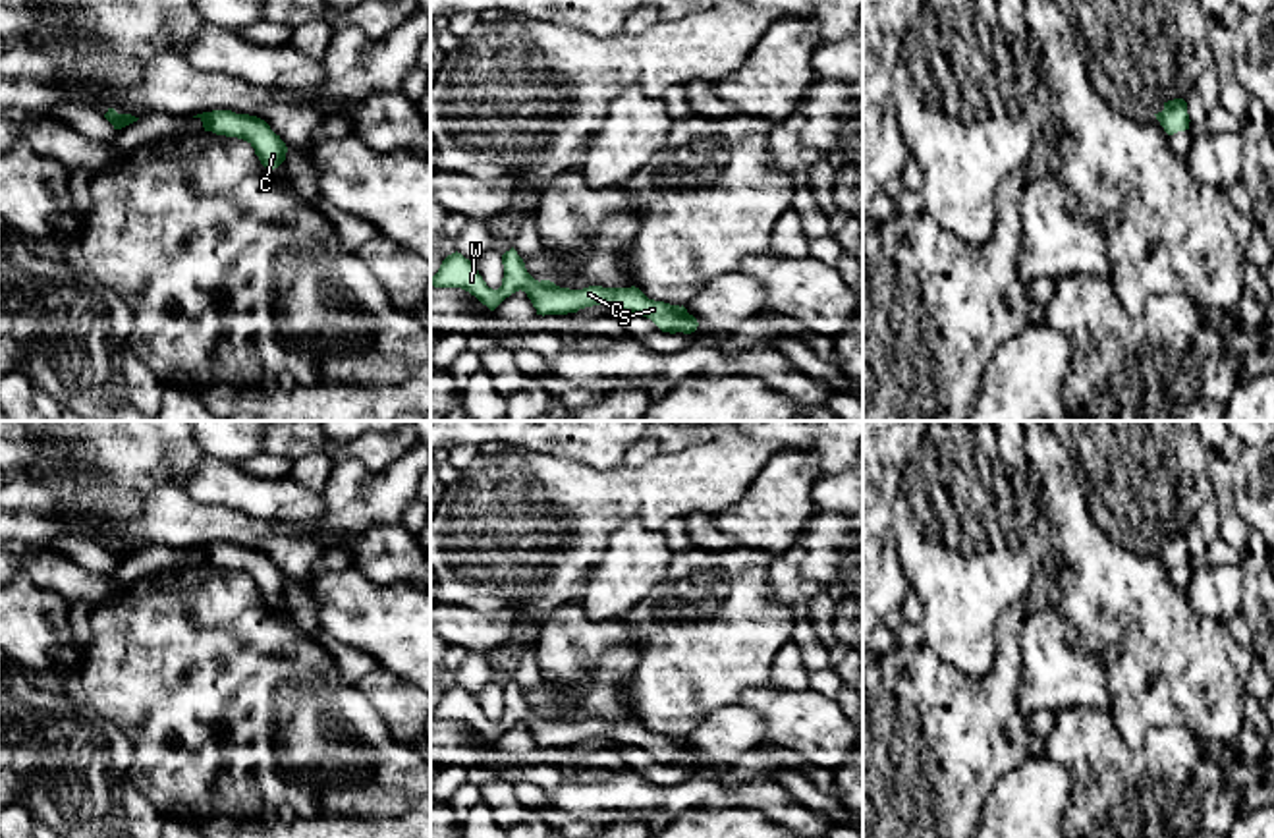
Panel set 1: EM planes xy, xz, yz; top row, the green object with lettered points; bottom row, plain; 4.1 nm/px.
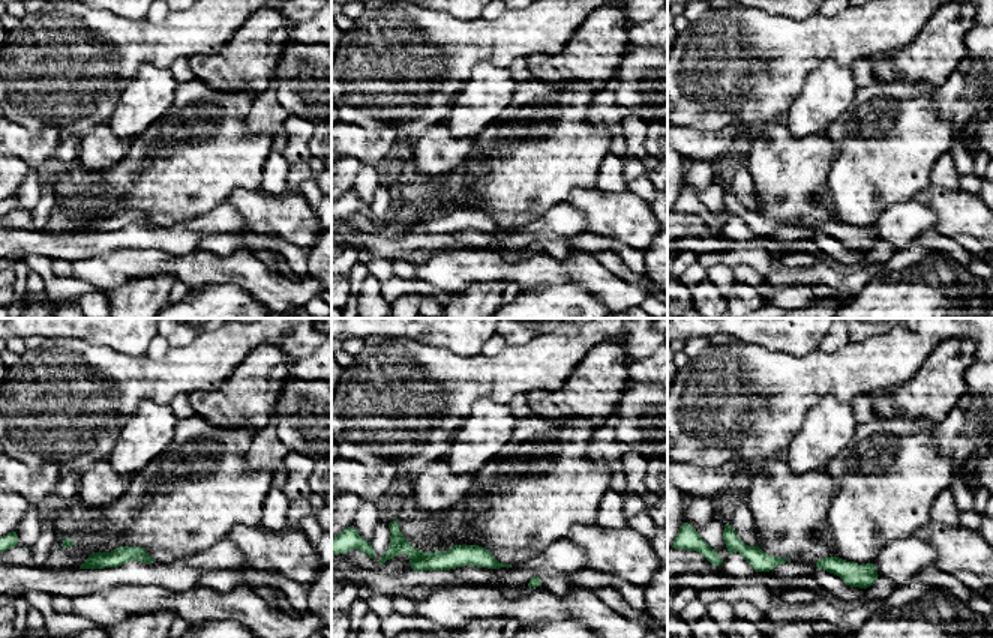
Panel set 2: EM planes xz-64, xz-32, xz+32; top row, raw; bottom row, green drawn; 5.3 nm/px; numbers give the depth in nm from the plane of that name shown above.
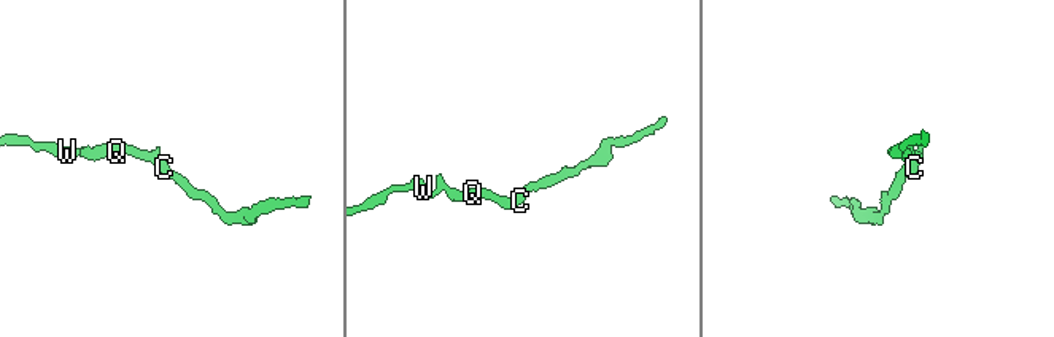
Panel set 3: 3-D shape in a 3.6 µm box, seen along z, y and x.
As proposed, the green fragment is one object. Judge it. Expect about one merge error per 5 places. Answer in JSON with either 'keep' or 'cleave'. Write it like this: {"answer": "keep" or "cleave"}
{"answer": "keep"}

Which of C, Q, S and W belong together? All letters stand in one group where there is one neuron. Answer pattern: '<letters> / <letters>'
C Q S W

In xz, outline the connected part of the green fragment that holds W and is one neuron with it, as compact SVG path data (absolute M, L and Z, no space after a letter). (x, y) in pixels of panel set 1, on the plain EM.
M512 680L502 687L504 711L498 722L486 718L477 699L461 685L448 687L438 705L430 711L434 720L461 720L475 728L483 738L494 743L506 730L525 724L537 747L568 747L579 741L604 738L625 747L651 751L662 765L691 767L699 755L681 738L649 732L639 720L602 720L589 718L583 722L560 720L550 712L535 712L523 691Z

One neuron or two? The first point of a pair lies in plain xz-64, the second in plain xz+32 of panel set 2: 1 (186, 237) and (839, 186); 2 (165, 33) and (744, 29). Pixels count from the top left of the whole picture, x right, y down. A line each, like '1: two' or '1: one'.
1: two
2: one

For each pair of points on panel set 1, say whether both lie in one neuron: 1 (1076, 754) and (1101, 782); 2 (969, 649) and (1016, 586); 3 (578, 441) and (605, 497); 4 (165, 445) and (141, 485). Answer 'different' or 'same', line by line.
1: same
2: same
3: different
4: same

